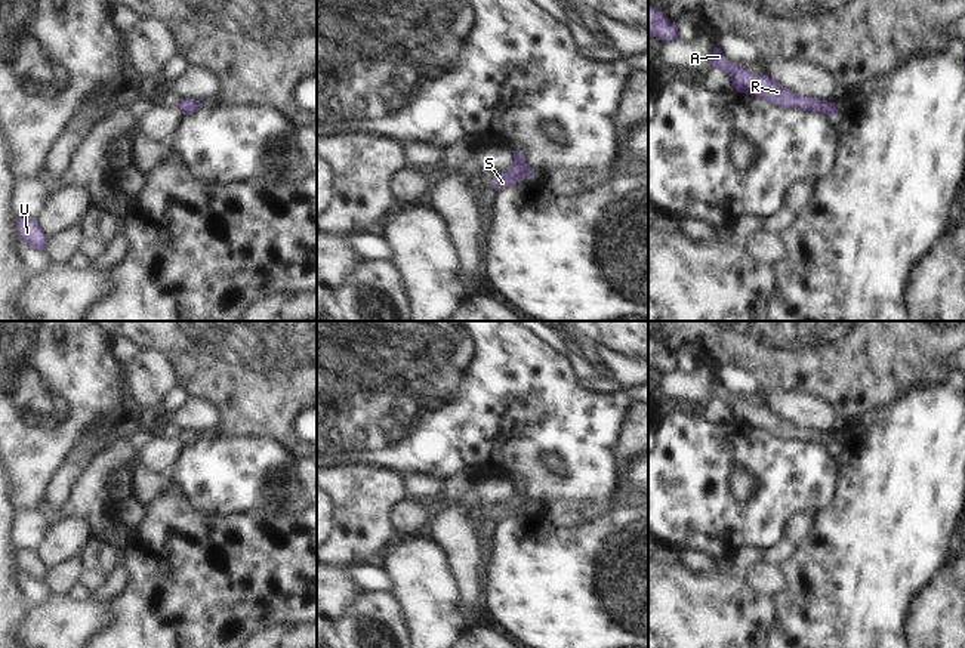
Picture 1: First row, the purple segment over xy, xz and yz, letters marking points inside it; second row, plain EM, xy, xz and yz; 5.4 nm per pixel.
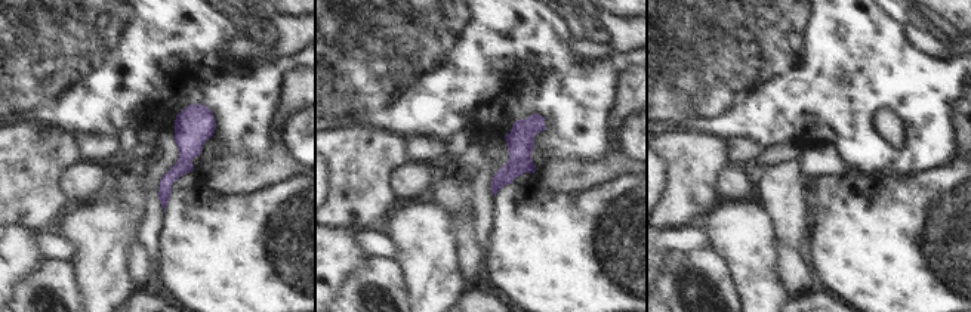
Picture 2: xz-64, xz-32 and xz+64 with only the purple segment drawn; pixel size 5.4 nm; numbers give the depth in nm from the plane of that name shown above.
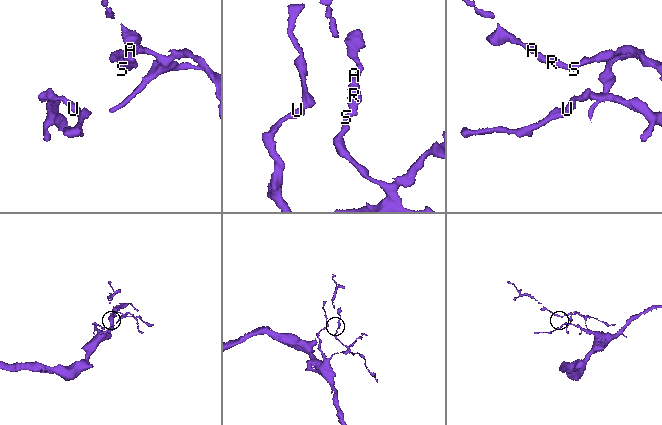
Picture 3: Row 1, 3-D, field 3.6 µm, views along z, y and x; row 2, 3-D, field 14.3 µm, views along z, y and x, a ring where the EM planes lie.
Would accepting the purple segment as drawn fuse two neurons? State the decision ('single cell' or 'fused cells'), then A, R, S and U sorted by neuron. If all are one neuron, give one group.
single cell; groups A R S U

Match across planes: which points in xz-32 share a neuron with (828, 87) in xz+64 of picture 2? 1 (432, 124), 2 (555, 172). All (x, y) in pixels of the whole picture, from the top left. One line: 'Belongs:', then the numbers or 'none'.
Belongs: 1

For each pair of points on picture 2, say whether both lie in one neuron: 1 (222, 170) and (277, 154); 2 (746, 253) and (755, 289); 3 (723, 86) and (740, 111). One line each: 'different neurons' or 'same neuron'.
1: same neuron
2: same neuron
3: same neuron

